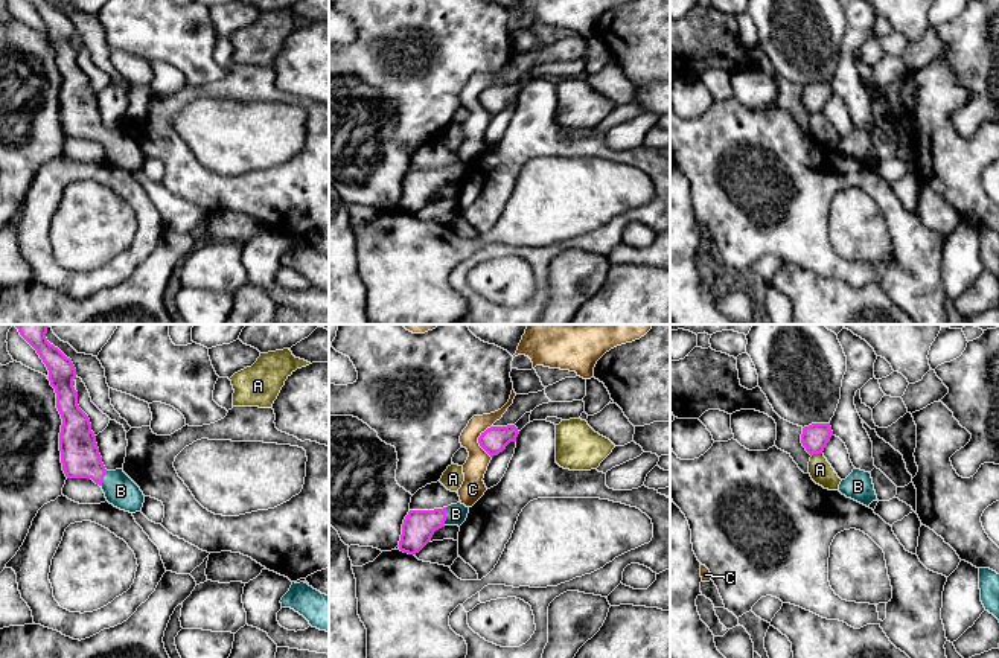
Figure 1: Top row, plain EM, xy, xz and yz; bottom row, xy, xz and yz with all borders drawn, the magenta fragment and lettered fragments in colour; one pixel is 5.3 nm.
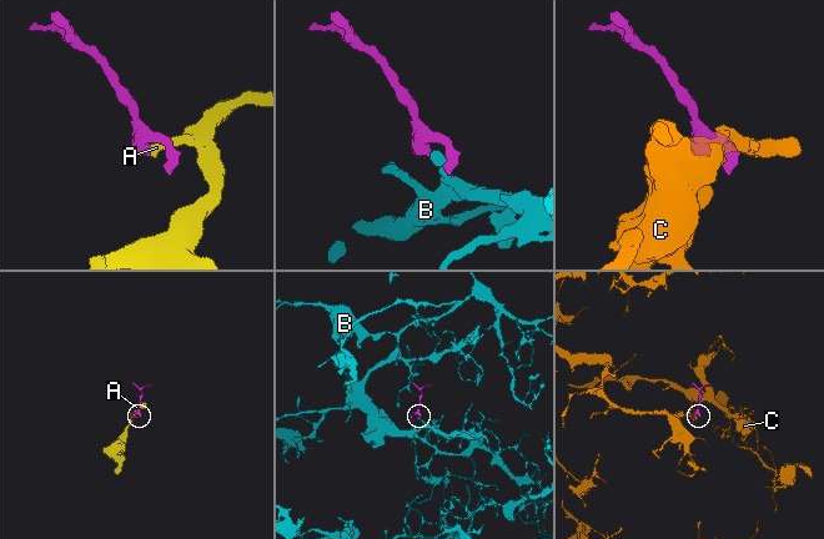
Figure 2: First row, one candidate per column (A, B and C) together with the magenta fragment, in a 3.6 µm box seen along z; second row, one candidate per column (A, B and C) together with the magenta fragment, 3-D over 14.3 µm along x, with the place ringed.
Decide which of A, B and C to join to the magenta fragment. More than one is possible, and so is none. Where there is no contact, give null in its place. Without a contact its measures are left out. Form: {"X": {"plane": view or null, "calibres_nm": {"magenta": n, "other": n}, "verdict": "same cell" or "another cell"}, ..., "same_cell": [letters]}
{"A": {"plane": "yz", "calibres_nm": {"magenta": 140, "other": 120}, "verdict": "another cell"}, "B": {"plane": "xz", "calibres_nm": {"magenta": 170, "other": 110}, "verdict": "same cell"}, "C": {"plane": "xz", "calibres_nm": {"magenta": 140, "other": 120}, "verdict": "another cell"}, "same_cell": ["B"]}

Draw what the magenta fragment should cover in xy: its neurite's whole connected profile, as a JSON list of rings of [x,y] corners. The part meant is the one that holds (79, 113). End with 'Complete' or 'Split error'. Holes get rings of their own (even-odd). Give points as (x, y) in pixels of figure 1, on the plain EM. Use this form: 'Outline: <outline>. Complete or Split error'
Outline: [[[49,0],[27,2],[46,23],[56,52],[56,67],[62,78],[59,110],[65,136],[91,137],[102,146],[110,163],[129,172],[140,171],[145,161],[140,146],[123,128],[107,129],[102,122],[90,78],[78,64],[78,50],[73,46],[76,27],[72,18]]]. Split error

